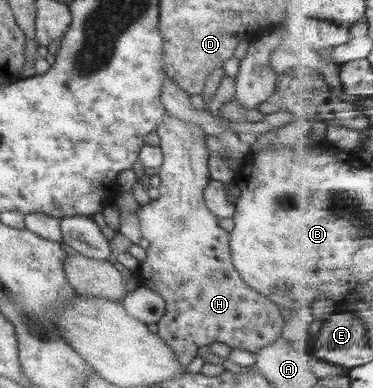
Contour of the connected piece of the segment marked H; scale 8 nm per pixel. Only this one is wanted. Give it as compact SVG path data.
M167 112L156 125L154 133L160 140L157 146L162 152L162 165L155 172L160 180L157 188L159 197L154 202L140 206L135 213L139 233L149 244L137 275L141 277L142 285L158 293L166 305L165 313L156 321L156 334L161 341L165 341L181 367L187 367L197 356L197 349L201 345L208 346L213 342L225 343L230 349L245 349L254 354L281 336L286 312L238 277L231 262L229 233L219 227L218 217L205 206L202 194L210 180L206 134L198 125L186 123Z

